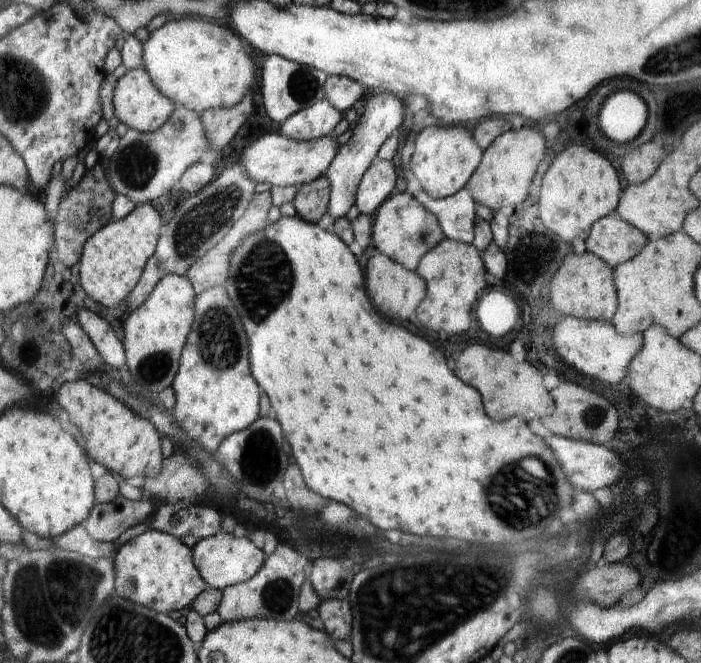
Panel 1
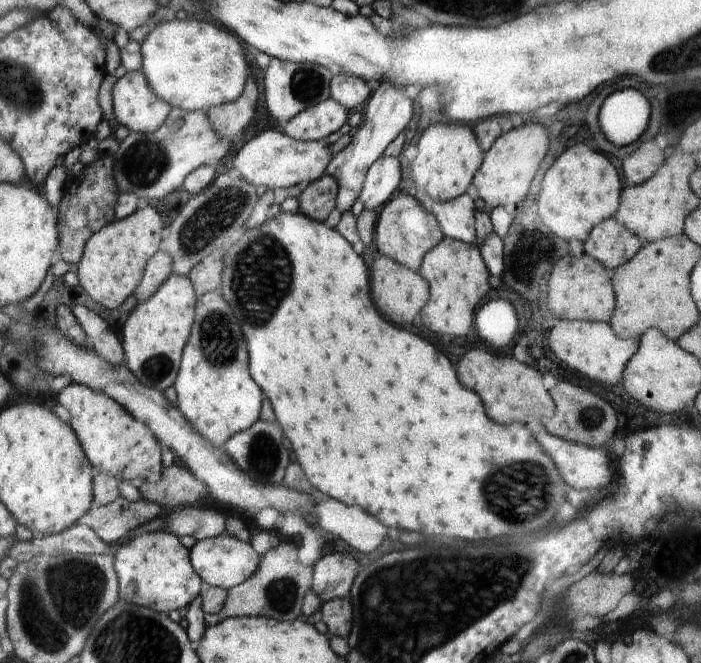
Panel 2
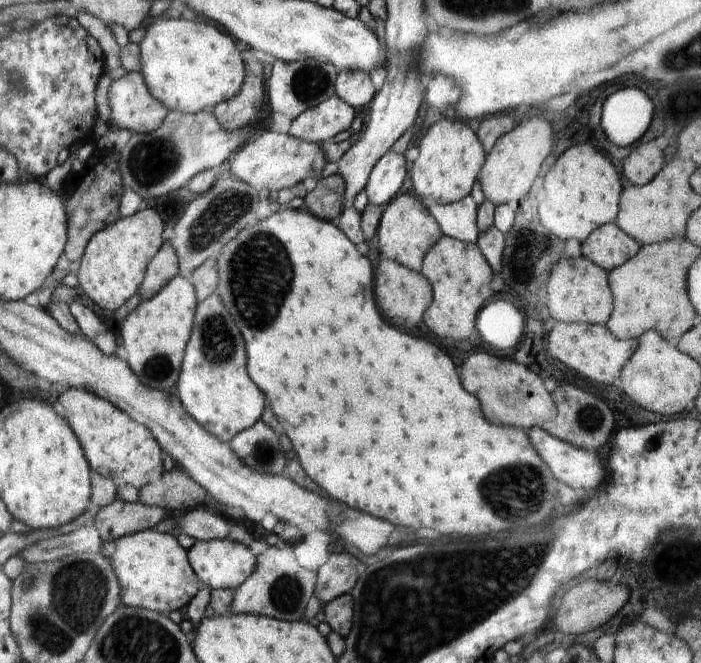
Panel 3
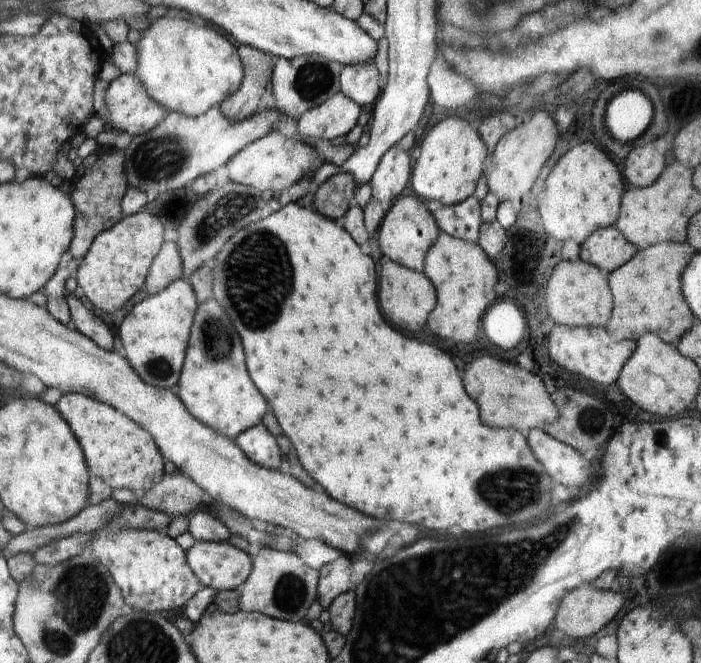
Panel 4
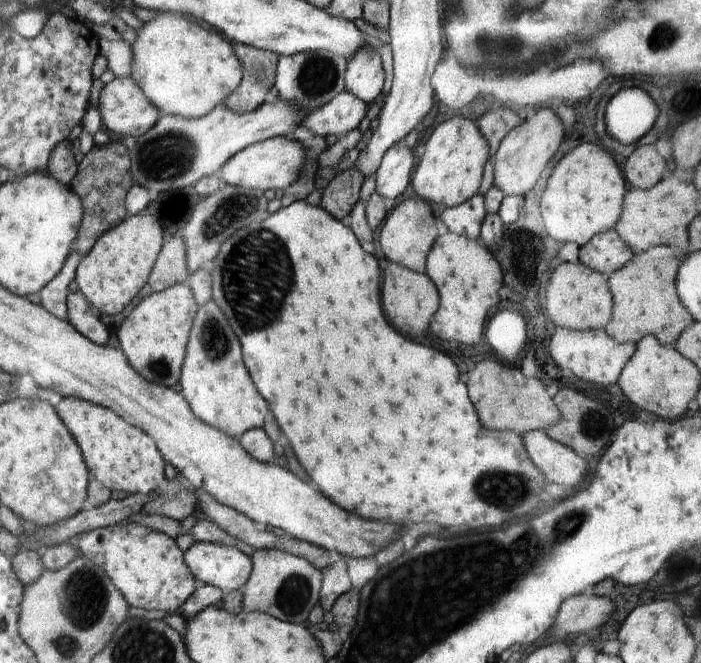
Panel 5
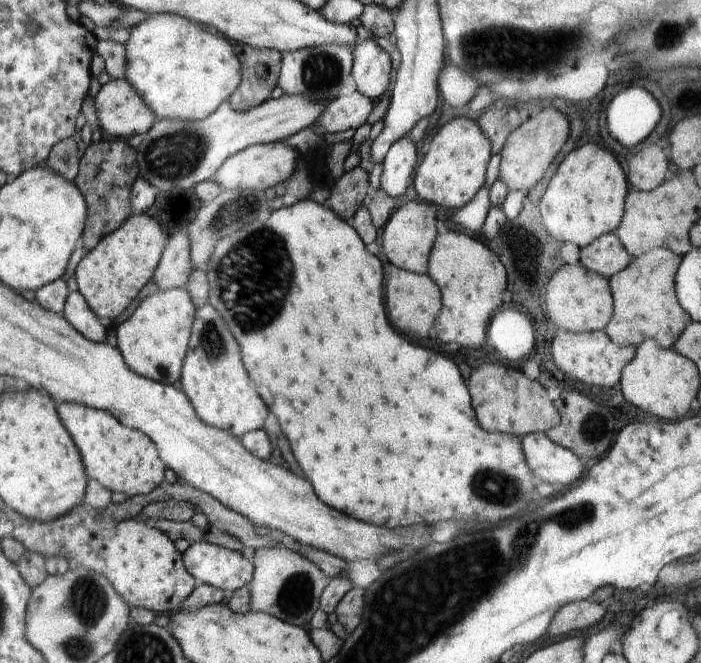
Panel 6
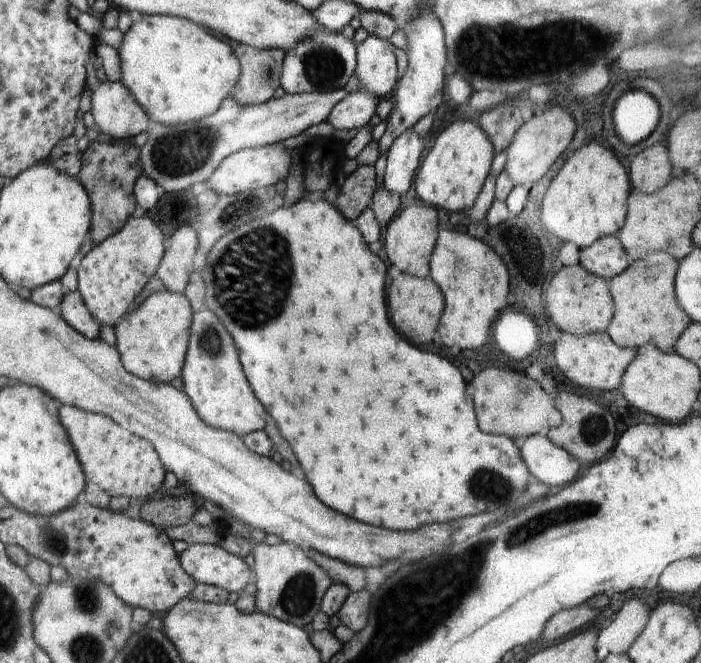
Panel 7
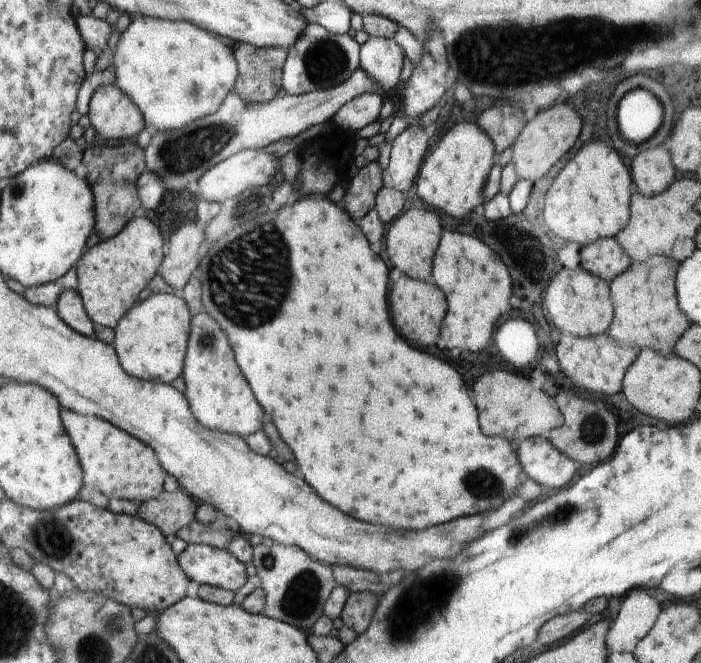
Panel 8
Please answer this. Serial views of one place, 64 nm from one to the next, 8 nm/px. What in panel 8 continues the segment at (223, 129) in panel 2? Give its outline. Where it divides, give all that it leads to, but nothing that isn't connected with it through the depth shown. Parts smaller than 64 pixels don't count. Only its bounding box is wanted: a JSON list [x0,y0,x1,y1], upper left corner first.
[234,43,285,103]

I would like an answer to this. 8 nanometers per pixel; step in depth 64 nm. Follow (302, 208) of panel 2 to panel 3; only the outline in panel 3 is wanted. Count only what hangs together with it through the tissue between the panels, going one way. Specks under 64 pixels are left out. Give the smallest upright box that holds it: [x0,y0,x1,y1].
[304,177,344,222]

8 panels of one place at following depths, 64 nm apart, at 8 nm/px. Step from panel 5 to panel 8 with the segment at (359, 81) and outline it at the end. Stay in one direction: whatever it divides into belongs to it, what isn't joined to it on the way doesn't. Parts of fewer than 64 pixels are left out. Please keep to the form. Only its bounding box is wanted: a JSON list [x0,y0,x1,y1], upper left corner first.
[359,36,404,91]

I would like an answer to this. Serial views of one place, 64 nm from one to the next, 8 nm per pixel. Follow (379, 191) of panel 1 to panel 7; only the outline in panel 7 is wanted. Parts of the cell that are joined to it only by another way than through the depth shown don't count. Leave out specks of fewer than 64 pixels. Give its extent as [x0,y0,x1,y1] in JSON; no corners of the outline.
[383,129,424,196]

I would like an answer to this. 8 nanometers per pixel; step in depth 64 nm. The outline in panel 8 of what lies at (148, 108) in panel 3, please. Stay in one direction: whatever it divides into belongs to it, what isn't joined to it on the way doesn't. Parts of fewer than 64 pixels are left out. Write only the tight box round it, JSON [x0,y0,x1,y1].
[87,83,146,142]

